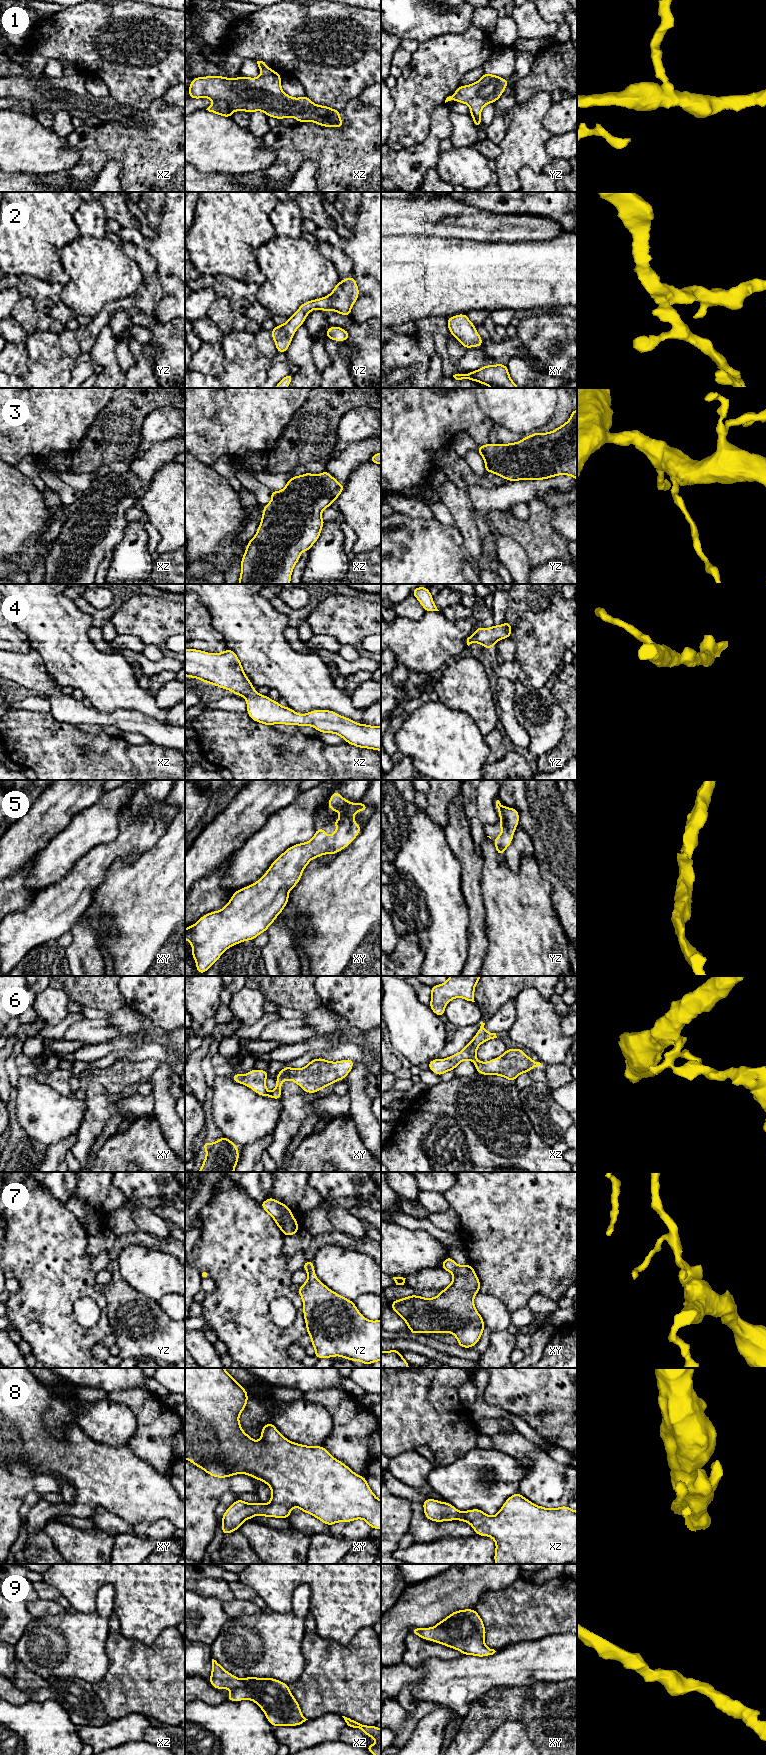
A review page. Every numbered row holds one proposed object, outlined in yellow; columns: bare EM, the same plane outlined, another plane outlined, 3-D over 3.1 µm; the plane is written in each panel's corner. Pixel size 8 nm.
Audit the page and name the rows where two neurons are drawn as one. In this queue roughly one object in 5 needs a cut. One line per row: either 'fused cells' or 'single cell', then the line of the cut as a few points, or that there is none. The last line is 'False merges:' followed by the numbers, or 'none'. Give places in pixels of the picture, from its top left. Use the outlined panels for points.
1: single cell; no cut
2: single cell; no cut
3: fused cells; cut in xz along (278, 491), (272, 498)
4: single cell; no cut
5: single cell; no cut
6: single cell; no cut
7: single cell; no cut
8: single cell; no cut
9: single cell; no cut
False merges: 3

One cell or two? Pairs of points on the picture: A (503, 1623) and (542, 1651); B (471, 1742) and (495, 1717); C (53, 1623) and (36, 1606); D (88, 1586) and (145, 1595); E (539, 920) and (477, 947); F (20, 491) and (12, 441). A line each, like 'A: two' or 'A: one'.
A: two
B: one
C: two
D: one
E: two
F: two

